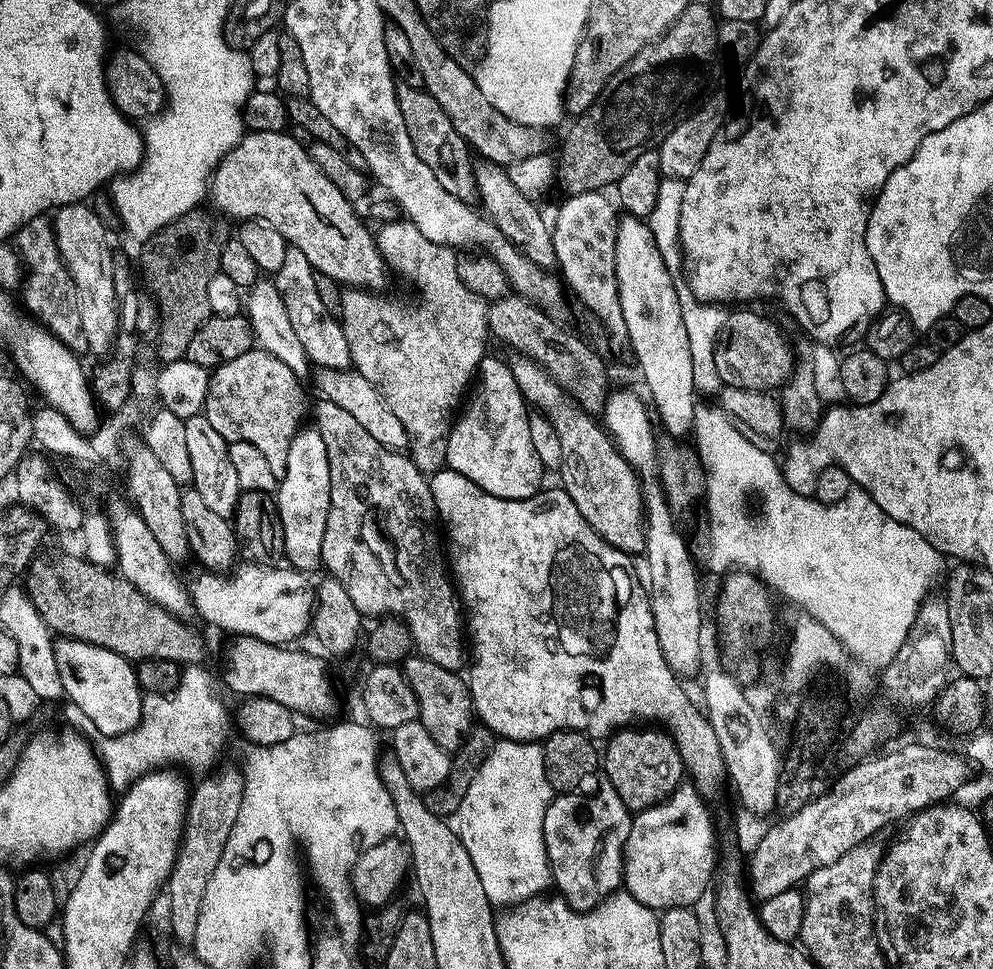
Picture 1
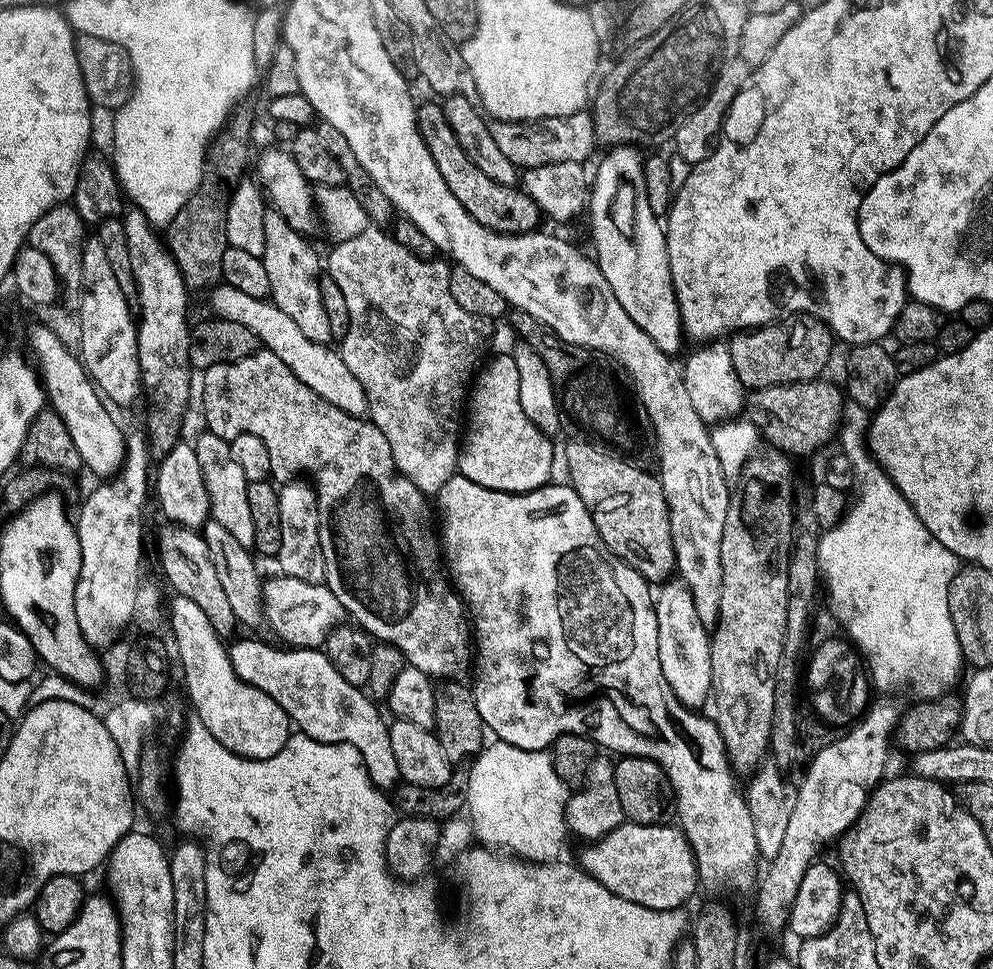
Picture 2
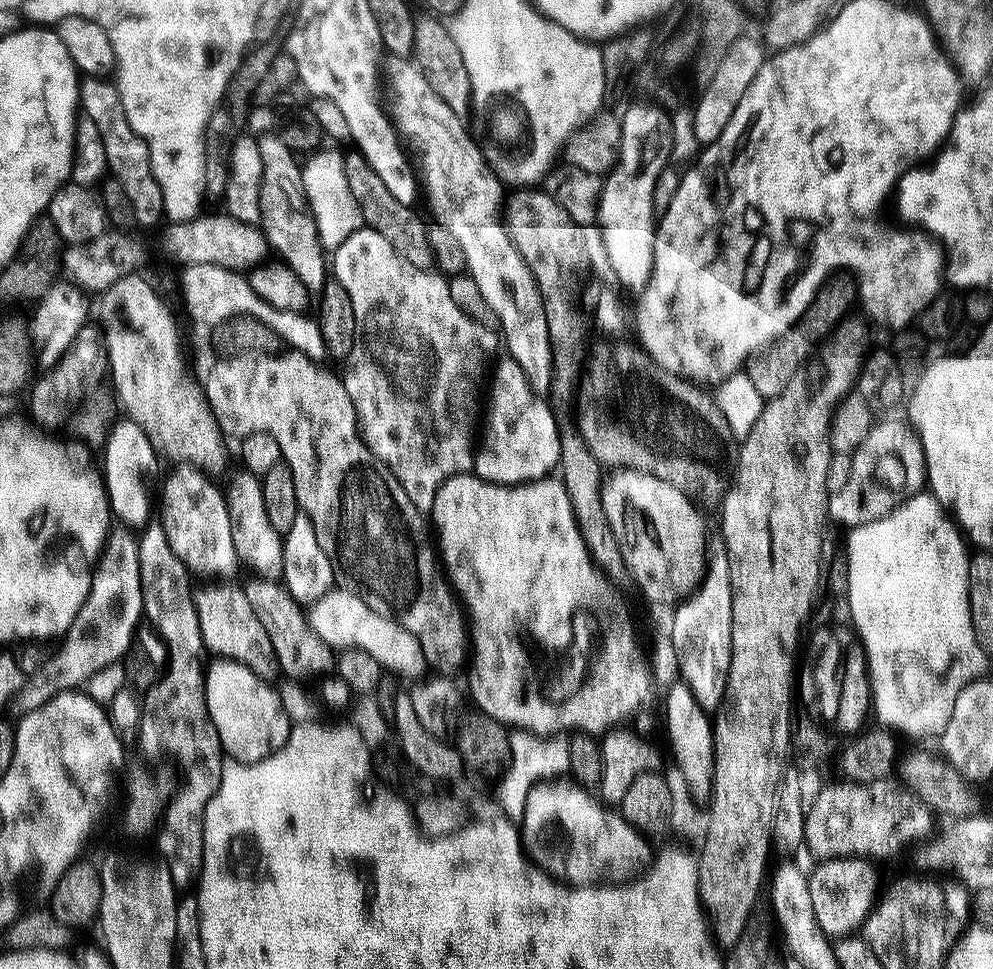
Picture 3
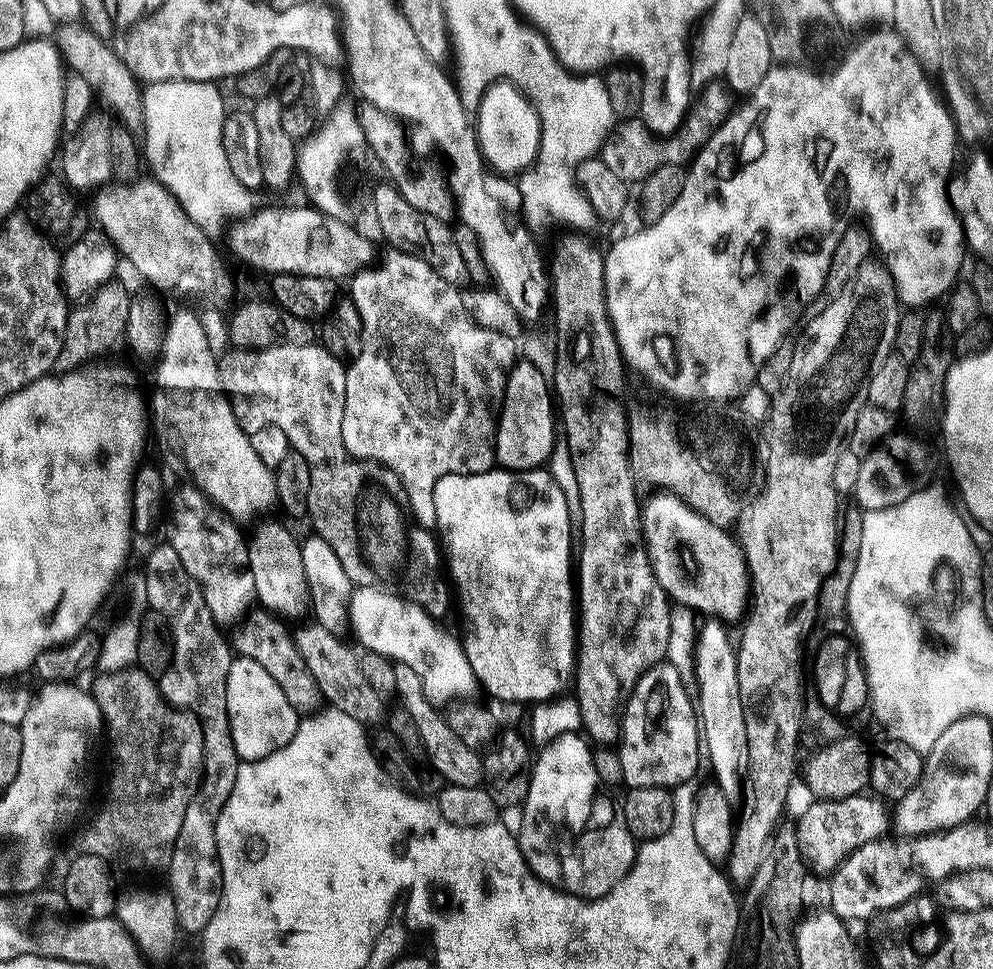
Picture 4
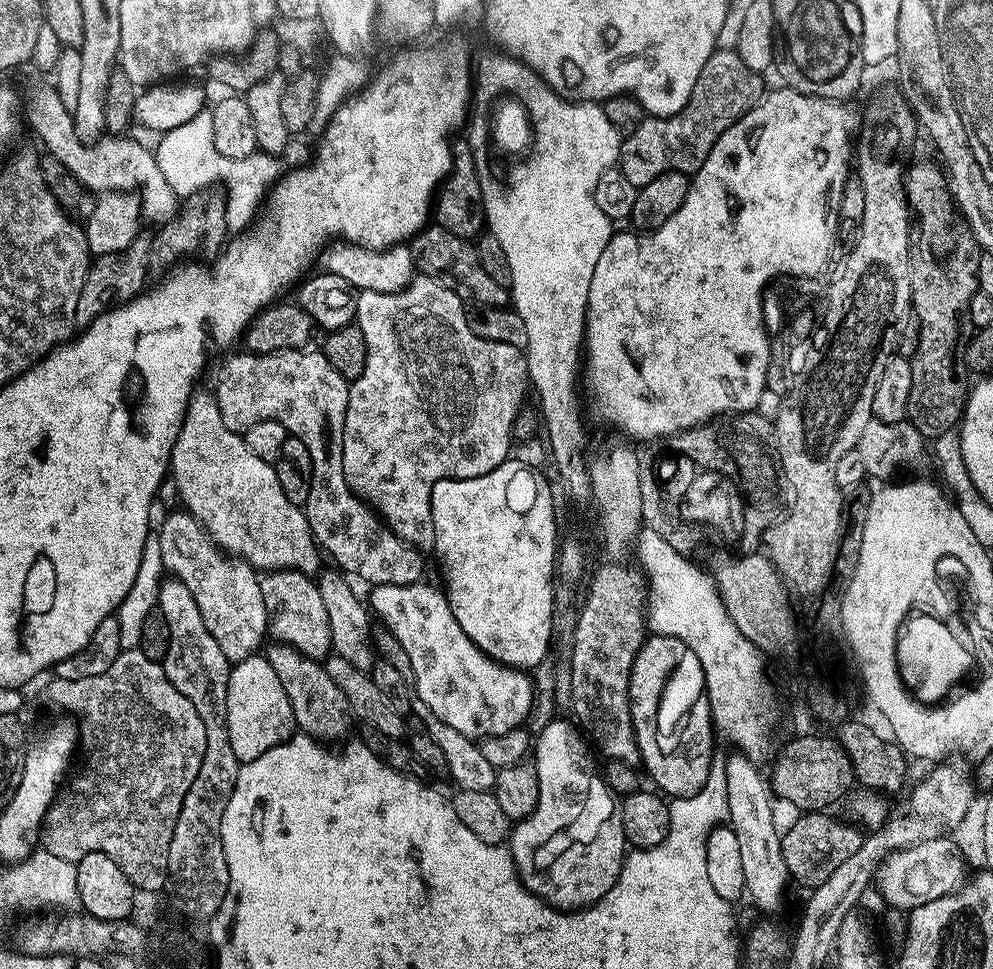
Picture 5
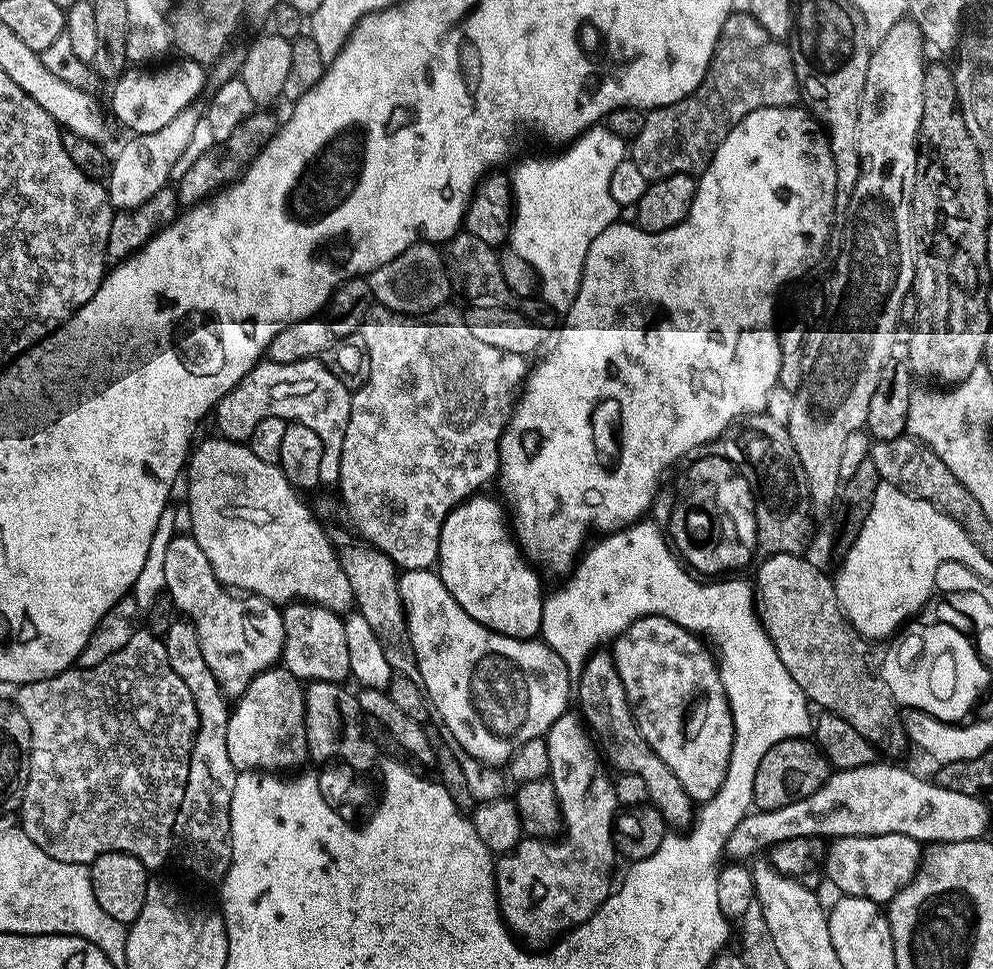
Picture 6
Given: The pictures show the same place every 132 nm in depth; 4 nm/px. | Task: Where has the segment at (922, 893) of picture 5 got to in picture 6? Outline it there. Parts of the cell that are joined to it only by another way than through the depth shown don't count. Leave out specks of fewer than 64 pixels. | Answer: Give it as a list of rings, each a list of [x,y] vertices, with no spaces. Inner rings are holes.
[[[906,834],[838,836],[827,845],[823,875],[827,883],[829,880],[837,888],[837,893],[870,898],[884,906],[916,877],[921,859],[921,841]]]

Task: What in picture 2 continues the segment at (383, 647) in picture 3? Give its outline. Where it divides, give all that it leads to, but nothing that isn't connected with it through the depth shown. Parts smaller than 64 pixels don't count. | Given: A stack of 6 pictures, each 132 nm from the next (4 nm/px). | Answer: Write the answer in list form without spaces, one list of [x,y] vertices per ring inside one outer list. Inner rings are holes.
[[[276,574],[273,580],[265,579],[262,587],[264,590],[264,618],[267,627],[272,627],[272,632],[280,640],[285,640],[285,645],[294,648],[319,649],[329,632],[341,623],[344,616],[344,608],[340,600],[327,588],[327,583],[311,584],[302,582],[302,578],[290,578],[283,574]]]

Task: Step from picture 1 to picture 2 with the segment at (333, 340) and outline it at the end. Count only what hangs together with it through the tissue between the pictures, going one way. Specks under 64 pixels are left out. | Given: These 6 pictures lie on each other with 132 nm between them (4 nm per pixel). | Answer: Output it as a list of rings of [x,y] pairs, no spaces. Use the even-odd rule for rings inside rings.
[[[268,210],[264,213],[266,226],[266,250],[262,257],[266,266],[266,274],[270,277],[270,297],[273,304],[294,321],[298,330],[310,338],[310,342],[331,345],[330,322],[326,319],[326,309],[322,306],[320,293],[320,278],[322,275],[322,260],[316,257],[314,249],[308,245],[308,236],[297,228],[292,228],[290,222],[281,212]]]

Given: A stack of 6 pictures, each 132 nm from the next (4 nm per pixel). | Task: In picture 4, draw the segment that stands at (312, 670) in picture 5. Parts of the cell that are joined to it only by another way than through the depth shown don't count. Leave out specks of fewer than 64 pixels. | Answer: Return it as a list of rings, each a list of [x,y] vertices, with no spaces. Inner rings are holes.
[[[249,611],[239,621],[241,624],[237,626],[236,633],[230,636],[230,644],[235,655],[258,662],[258,666],[262,666],[262,670],[266,670],[266,674],[270,674],[270,678],[274,678],[278,686],[282,686],[282,694],[286,694],[290,706],[294,706],[297,713],[311,714],[317,711],[321,707],[322,697],[314,678],[306,670],[302,654],[298,654],[293,633],[290,628],[288,632],[287,626],[283,624],[285,621],[277,618],[271,611],[259,611]]]

